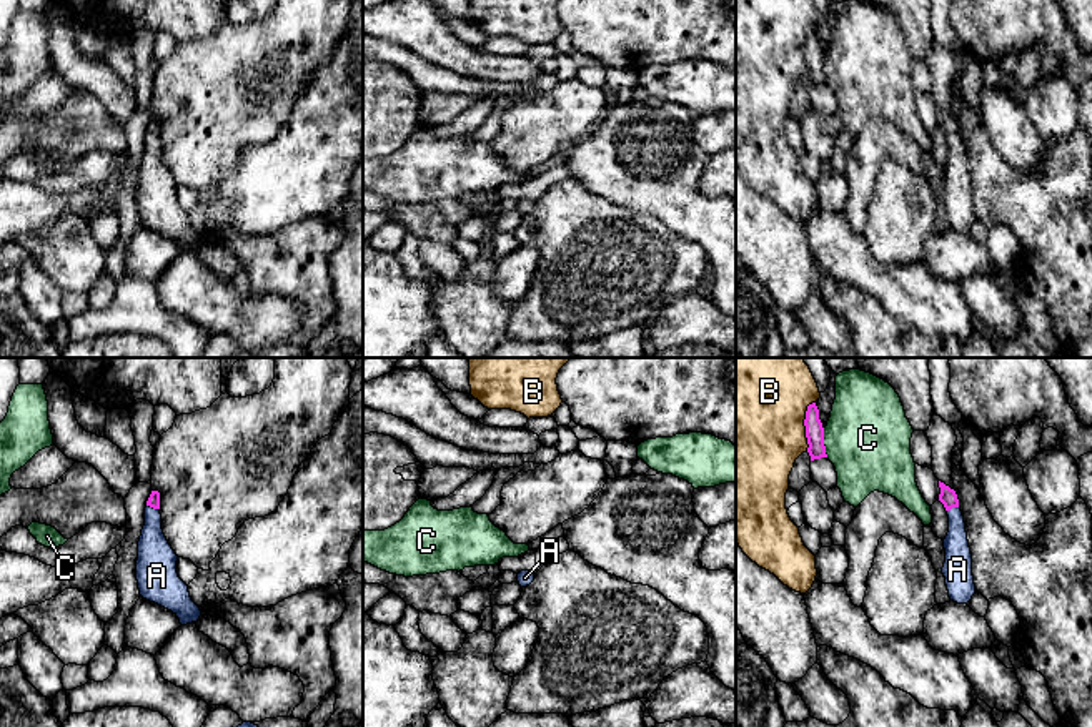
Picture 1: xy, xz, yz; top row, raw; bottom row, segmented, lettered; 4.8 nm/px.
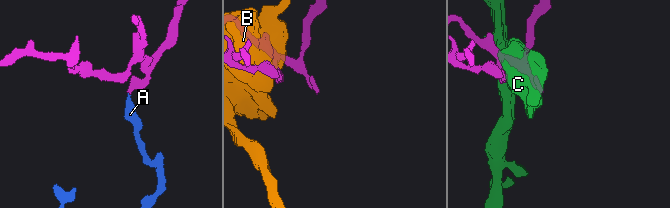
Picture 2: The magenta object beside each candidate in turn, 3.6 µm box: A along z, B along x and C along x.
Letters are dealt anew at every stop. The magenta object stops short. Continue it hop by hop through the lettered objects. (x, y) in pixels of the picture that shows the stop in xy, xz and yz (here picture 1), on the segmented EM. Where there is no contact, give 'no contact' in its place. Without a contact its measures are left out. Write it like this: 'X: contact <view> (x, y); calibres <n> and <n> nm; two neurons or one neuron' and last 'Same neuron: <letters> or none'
A: contact xy (153, 508); calibres 60 and 180 nm; one neuron
B: contact yz (804, 425); calibres 90 and 500 nm; two neurons
C: contact yz (823, 443); calibres 90 and 420 nm; two neurons
Same neuron: A

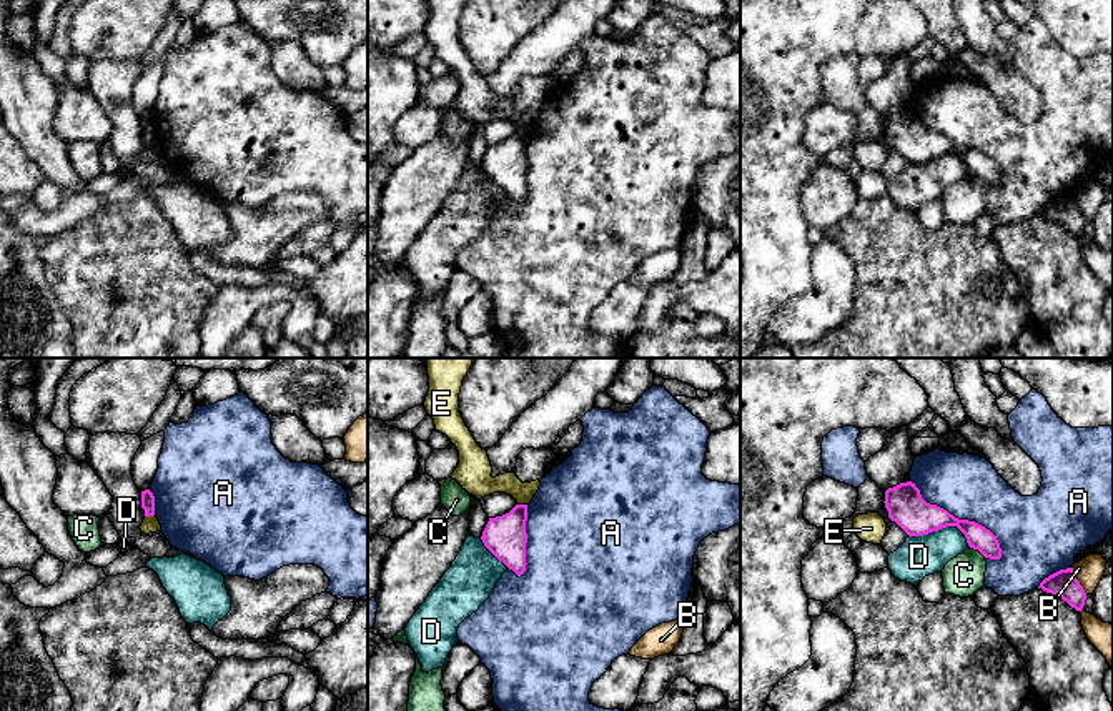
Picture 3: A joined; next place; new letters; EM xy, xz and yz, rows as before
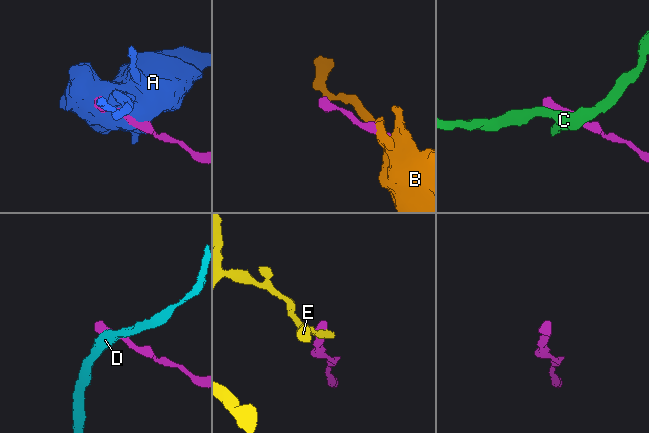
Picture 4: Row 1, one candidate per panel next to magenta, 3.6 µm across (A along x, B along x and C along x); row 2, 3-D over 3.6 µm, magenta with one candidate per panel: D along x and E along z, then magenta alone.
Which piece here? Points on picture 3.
A: contact yz (960, 520); calibres 180 and 300 nm; two neurons
B: contact yz (1078, 581); calibres 130 and 140 nm; two neurons
C: contact yz (979, 550); calibres 120 and 190 nm; two neurons
D: contact yz (942, 527); calibres 180 and 200 nm; two neurons
E: contact xy (148, 515); calibres 60 and 80 nm; two neurons
Same neuron: none

